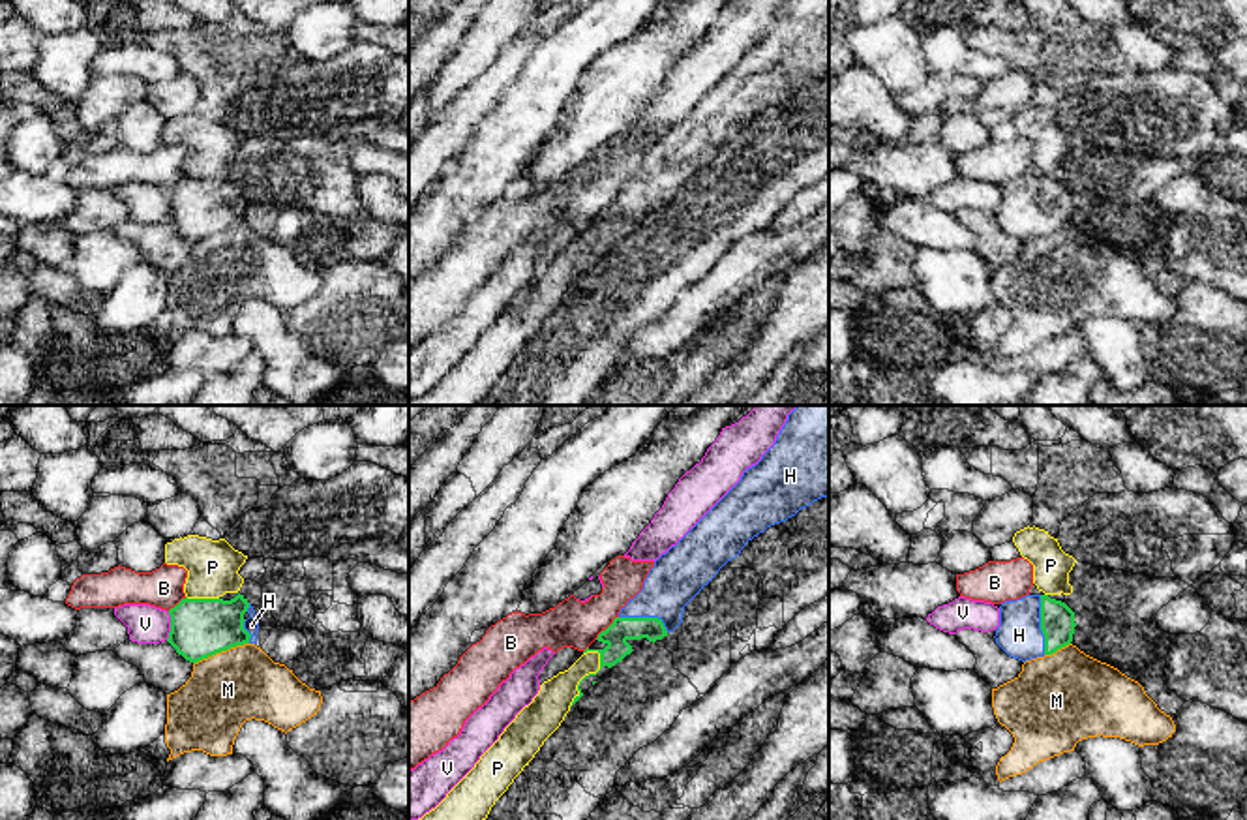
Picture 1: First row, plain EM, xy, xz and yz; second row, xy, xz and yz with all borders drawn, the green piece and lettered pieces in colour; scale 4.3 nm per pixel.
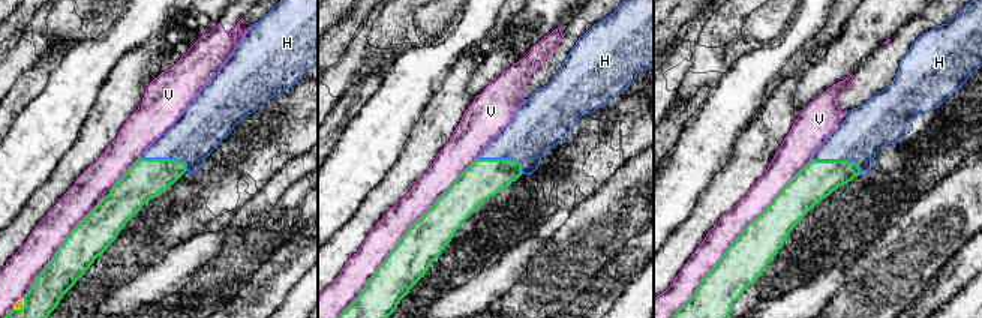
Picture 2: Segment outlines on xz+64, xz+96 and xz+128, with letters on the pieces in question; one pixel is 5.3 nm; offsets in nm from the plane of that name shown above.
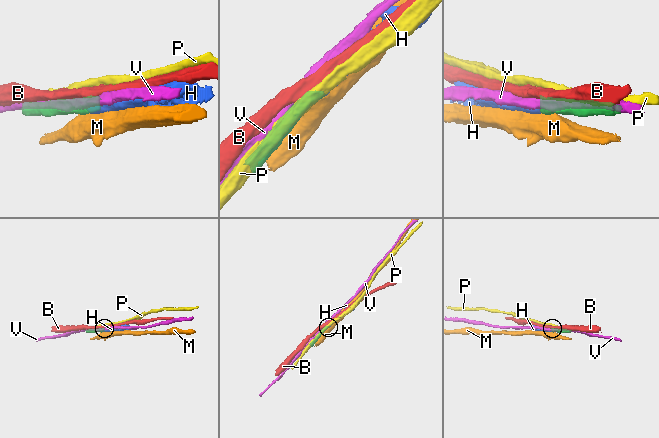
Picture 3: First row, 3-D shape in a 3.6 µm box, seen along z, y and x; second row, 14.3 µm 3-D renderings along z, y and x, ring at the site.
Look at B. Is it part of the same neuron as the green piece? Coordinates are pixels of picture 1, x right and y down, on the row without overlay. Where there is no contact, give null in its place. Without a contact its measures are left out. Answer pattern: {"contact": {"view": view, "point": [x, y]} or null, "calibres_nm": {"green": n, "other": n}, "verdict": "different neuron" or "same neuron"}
{"contact": {"view": "xz", "point": [608, 207]}, "calibres_nm": {"green": 100, "other": 200}, "verdict": "different neuron"}

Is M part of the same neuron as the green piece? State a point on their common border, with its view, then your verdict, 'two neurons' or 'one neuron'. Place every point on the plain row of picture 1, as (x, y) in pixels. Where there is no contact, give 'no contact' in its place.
meets green in xy at (220, 231); two neurons

